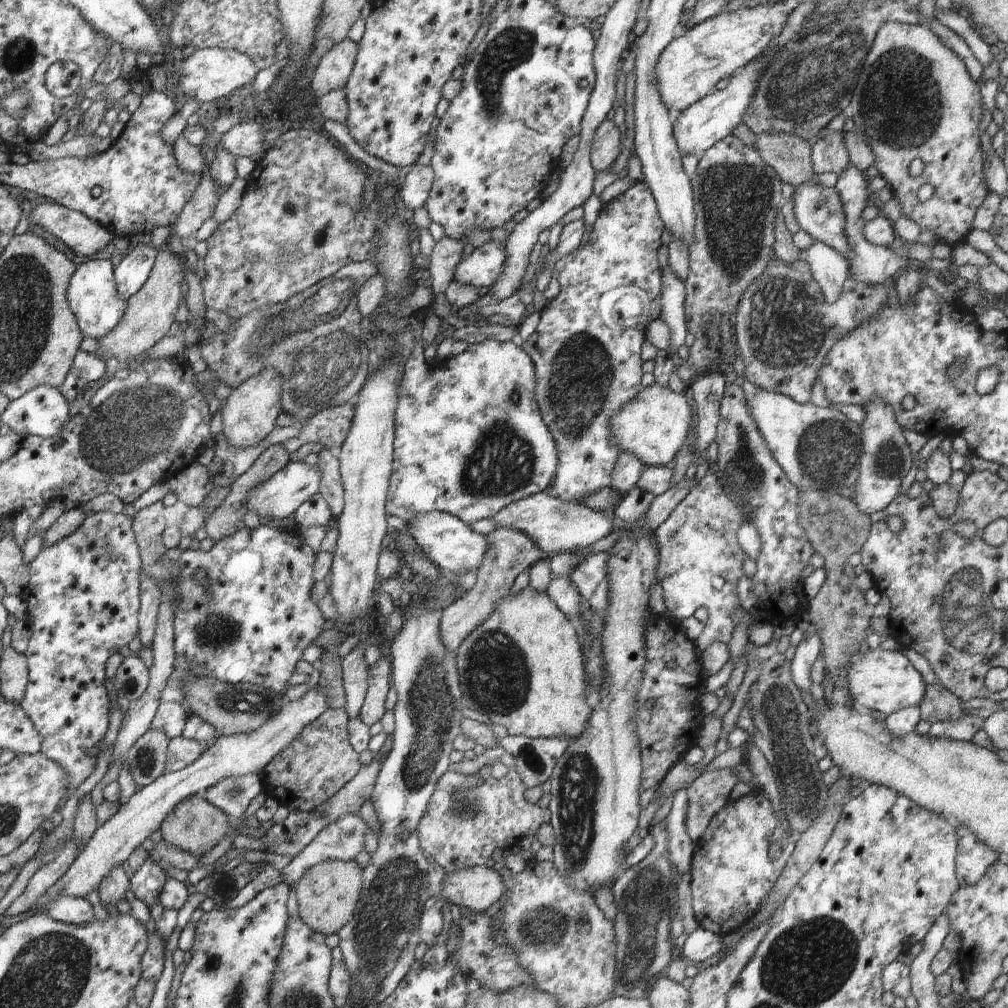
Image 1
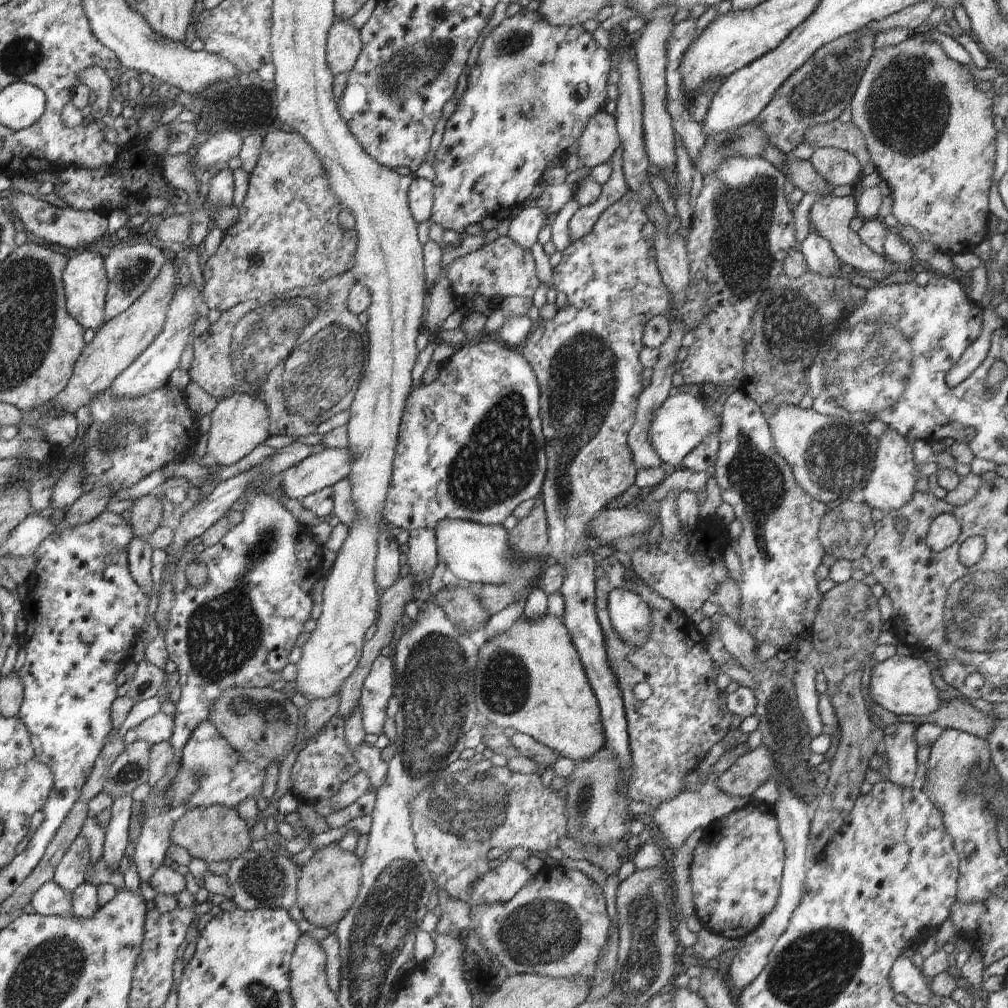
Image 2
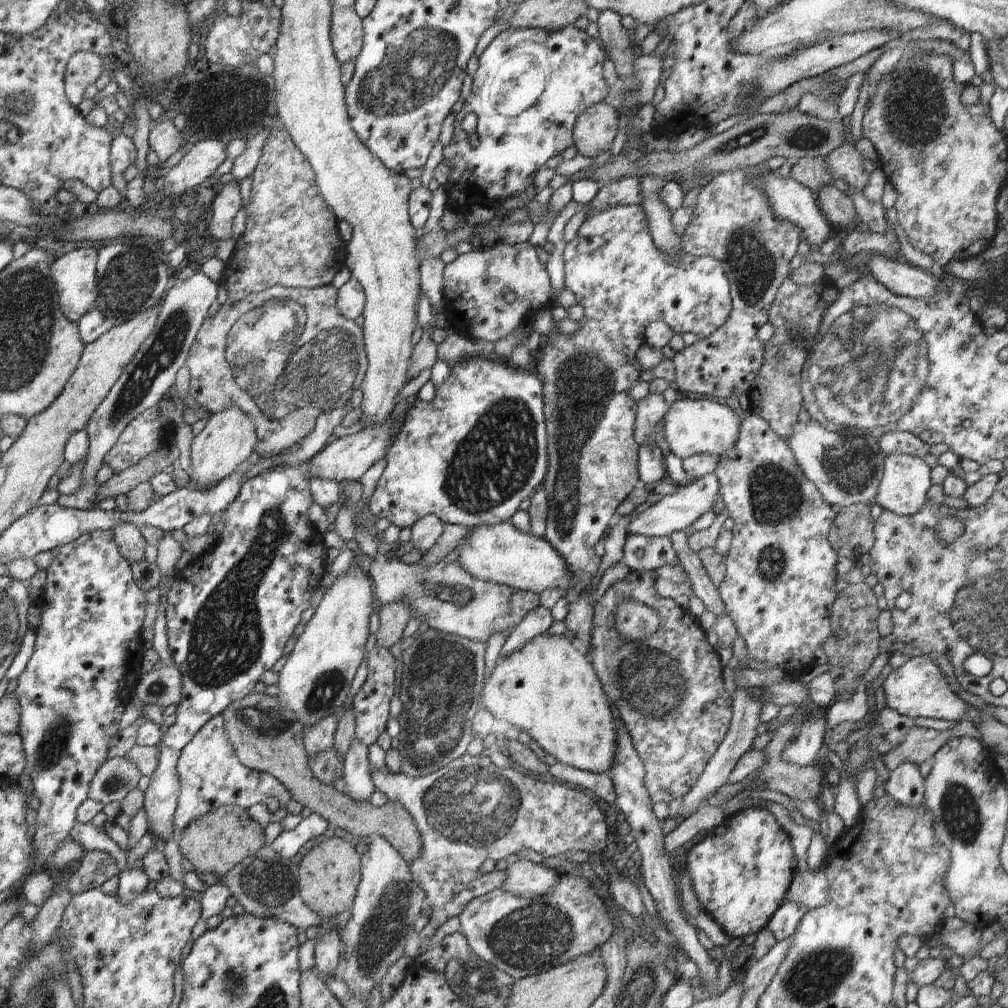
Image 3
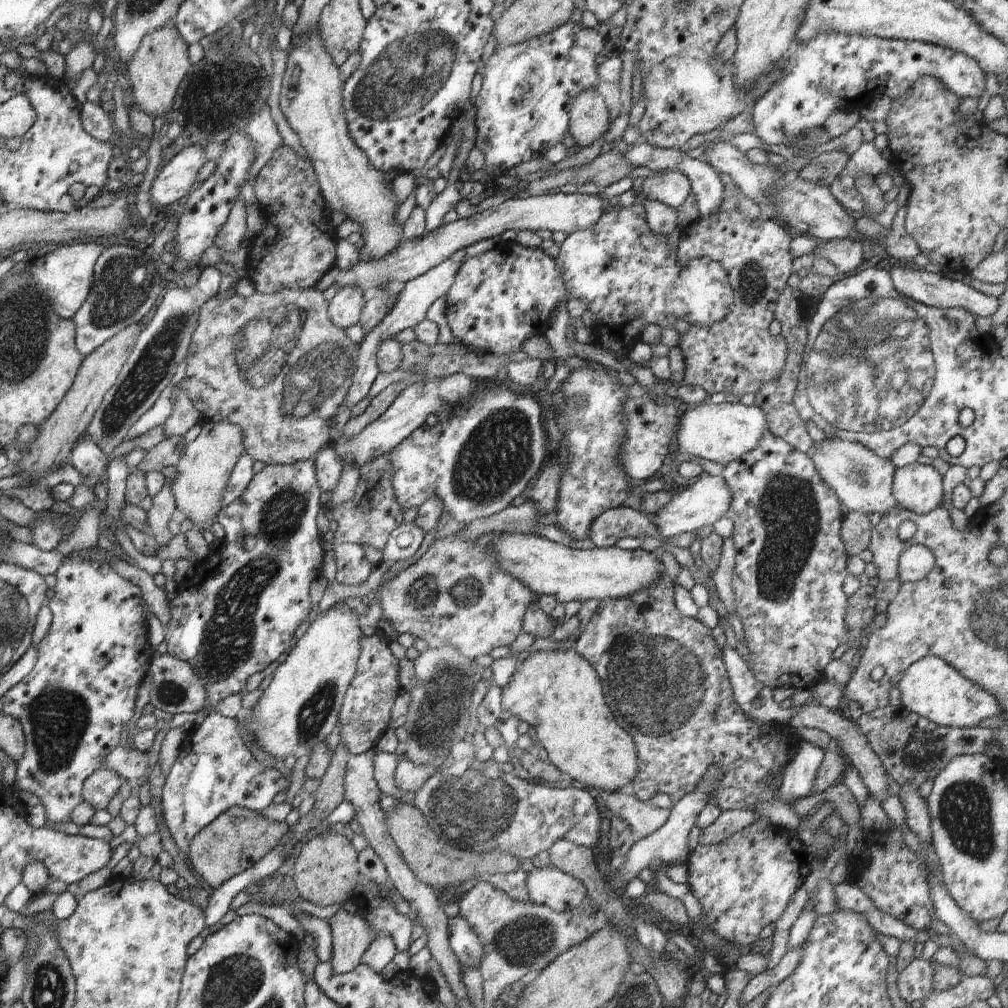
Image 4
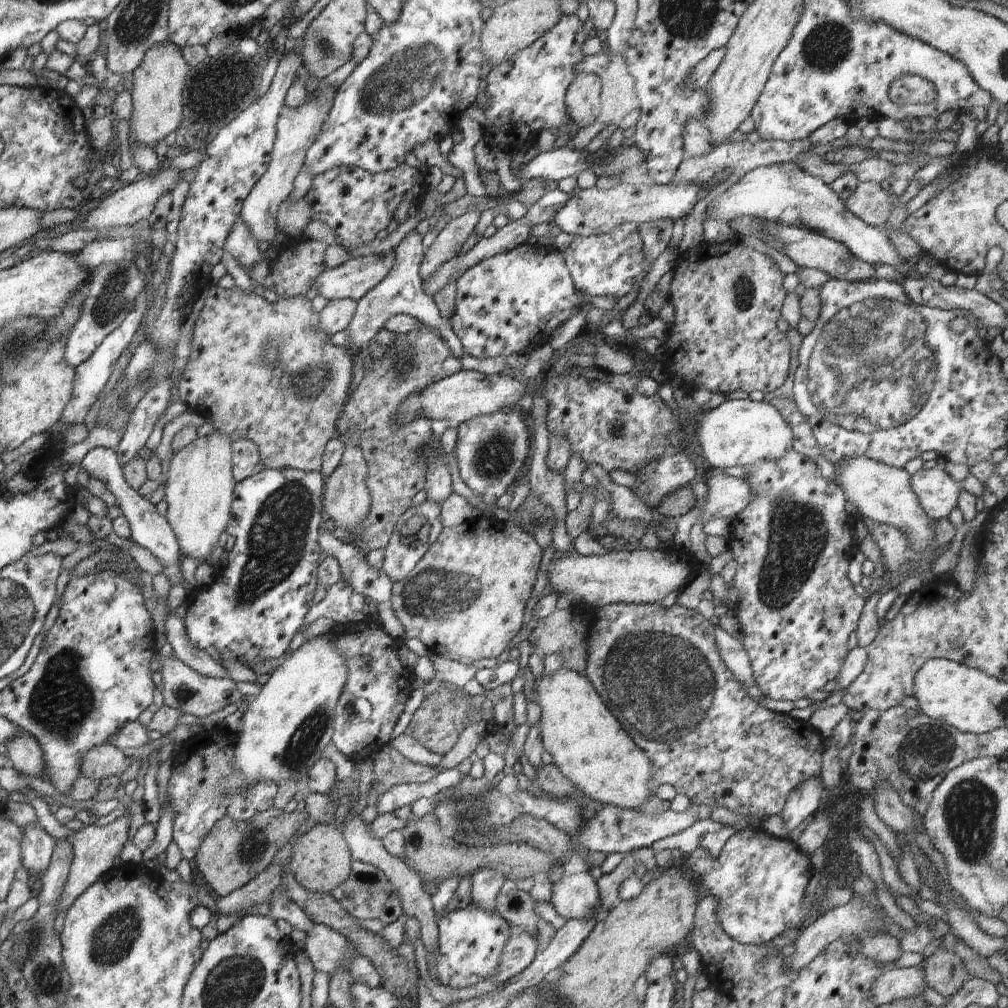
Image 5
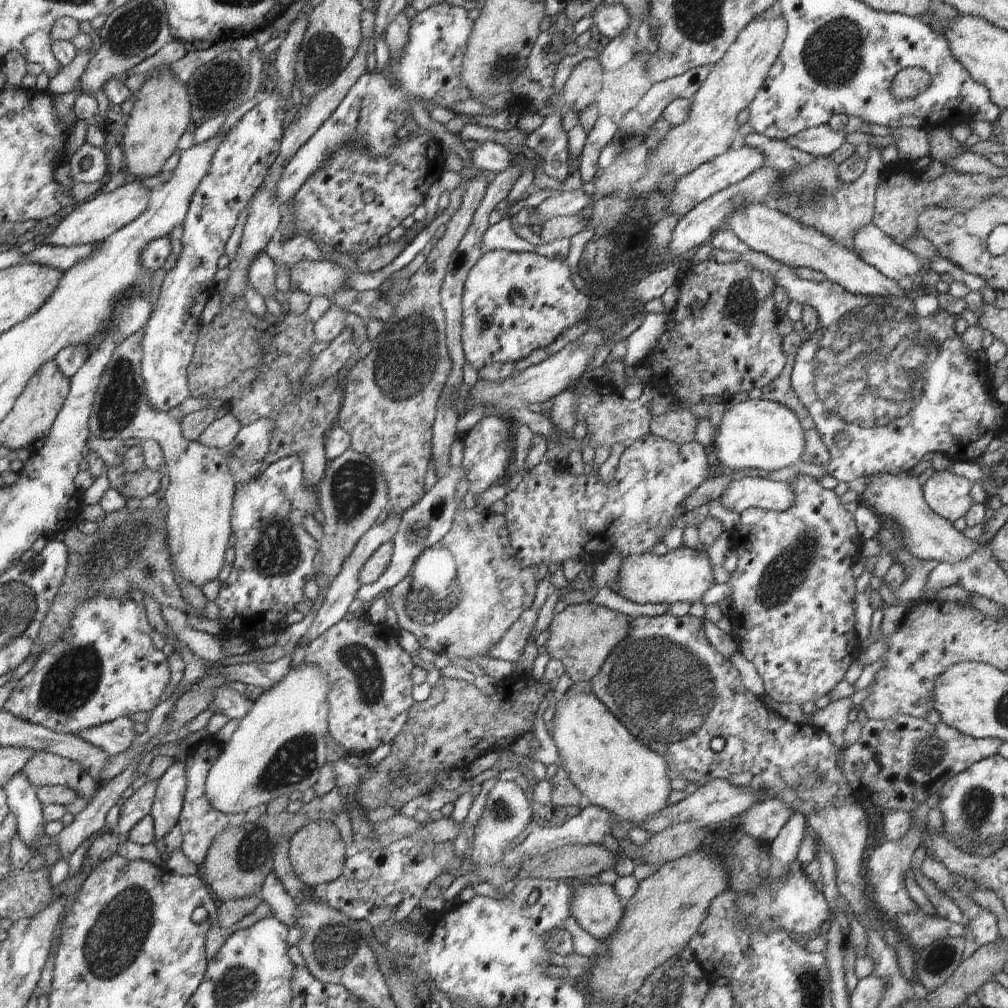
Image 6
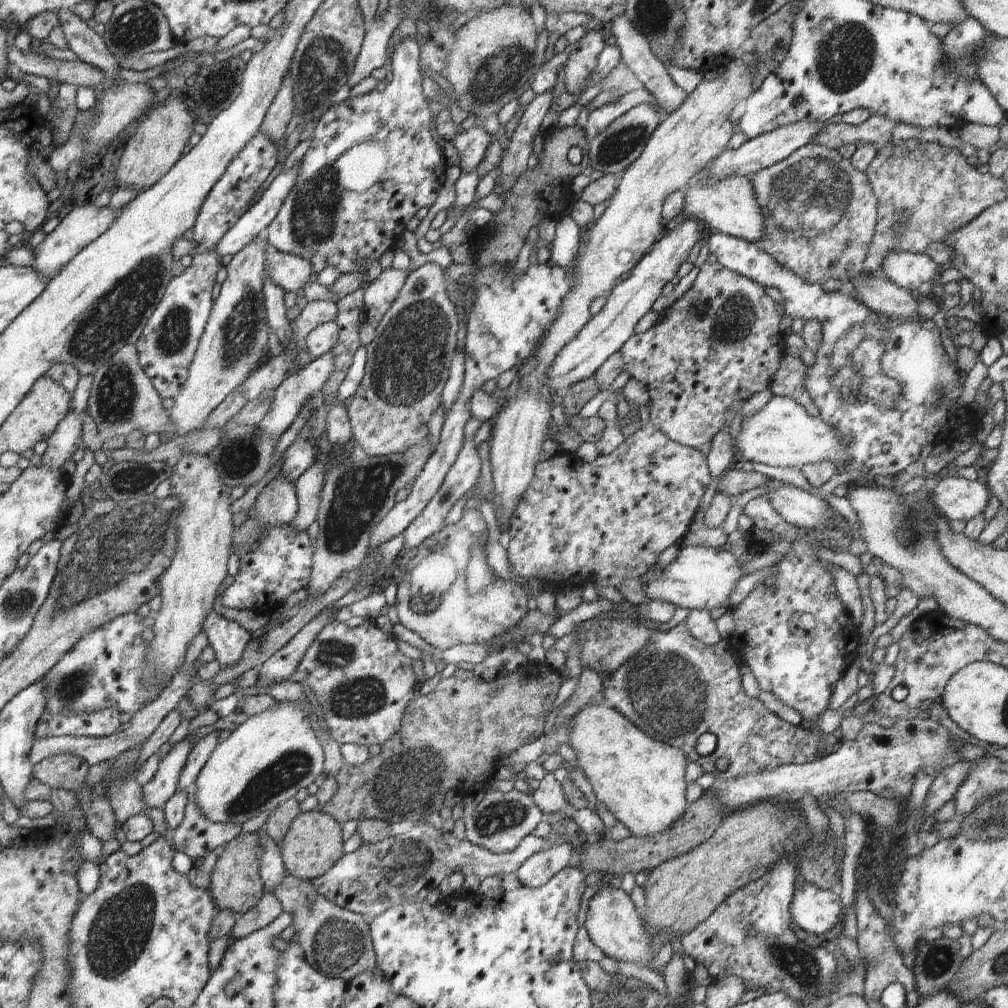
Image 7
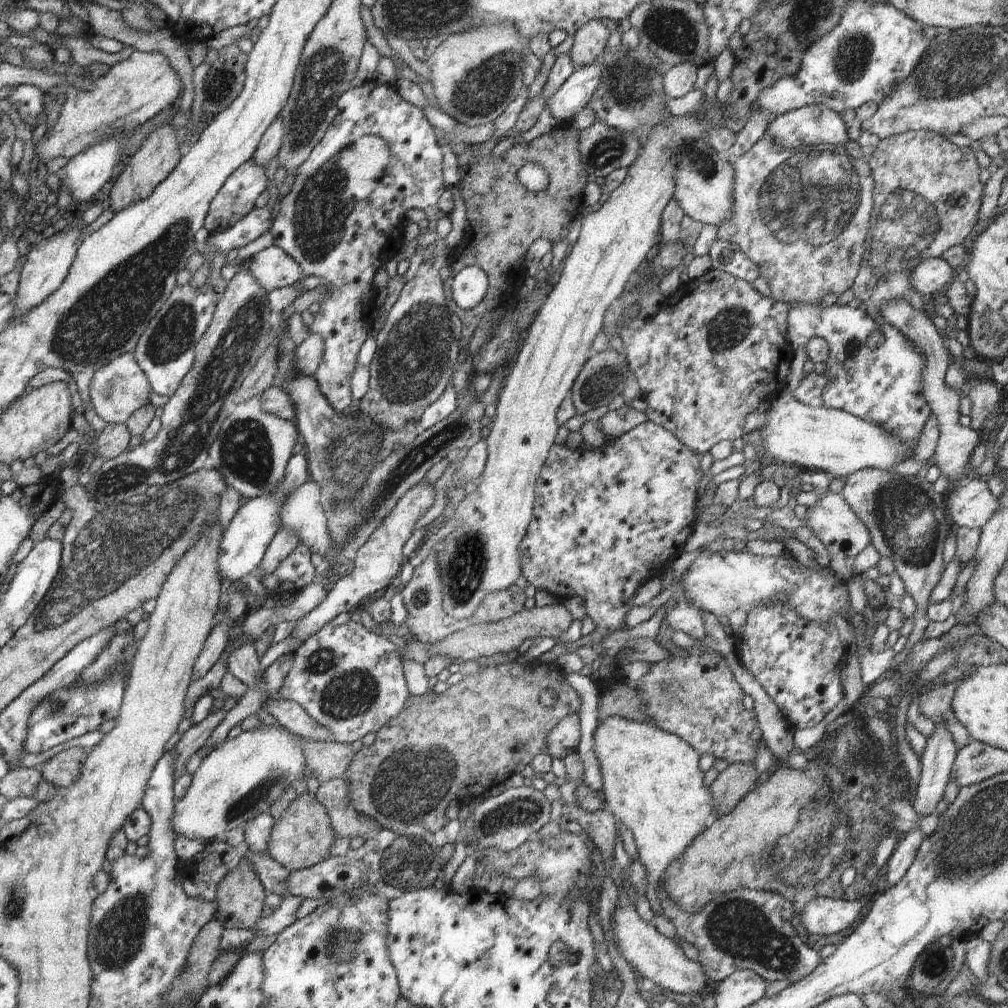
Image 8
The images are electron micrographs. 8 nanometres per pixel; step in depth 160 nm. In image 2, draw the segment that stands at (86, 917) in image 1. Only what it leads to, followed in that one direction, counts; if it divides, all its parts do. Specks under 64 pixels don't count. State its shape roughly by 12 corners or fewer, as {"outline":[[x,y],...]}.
{"outline":[[50,881],[30,904],[42,916],[69,917],[71,892]]}

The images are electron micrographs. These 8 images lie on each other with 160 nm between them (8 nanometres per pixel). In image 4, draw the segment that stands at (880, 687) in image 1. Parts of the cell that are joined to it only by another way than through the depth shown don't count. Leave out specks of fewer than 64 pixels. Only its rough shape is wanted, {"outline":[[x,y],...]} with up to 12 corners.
{"outline":[[937,656],[897,682],[902,707],[943,727],[1004,713]]}

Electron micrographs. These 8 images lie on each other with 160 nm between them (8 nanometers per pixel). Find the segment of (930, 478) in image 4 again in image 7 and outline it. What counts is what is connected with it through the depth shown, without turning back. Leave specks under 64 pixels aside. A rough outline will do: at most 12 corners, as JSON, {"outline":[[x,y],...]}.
{"outline":[[946,476],[931,502],[947,520],[984,514],[985,481]]}

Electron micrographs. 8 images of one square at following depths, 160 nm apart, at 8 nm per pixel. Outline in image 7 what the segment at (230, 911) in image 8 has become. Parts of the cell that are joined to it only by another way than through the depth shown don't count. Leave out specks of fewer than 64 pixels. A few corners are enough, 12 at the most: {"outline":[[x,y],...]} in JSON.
{"outline":[[241,832],[218,855],[208,891],[239,917],[264,893],[258,833]]}

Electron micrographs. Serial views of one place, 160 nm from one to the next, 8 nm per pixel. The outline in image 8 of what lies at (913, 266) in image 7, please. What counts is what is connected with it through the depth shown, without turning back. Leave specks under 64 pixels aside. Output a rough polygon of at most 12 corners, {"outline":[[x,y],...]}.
{"outline":[[944,258],[914,268],[910,285],[921,295],[938,295],[956,280]]}

